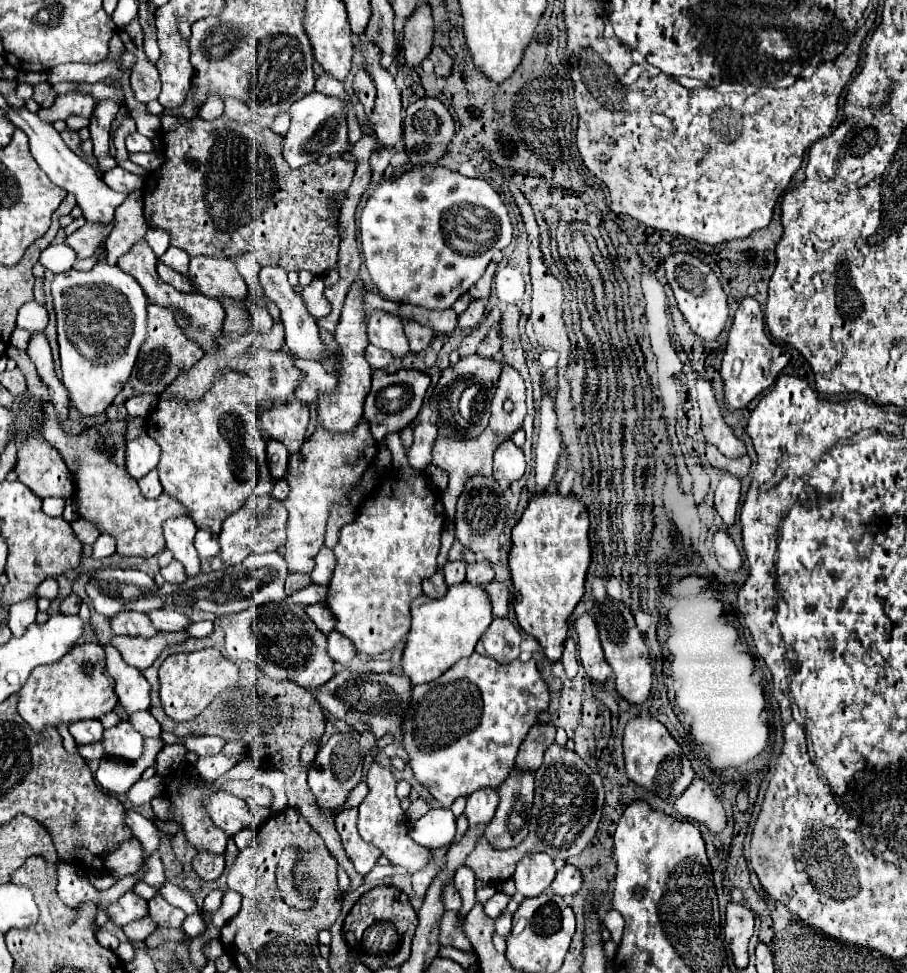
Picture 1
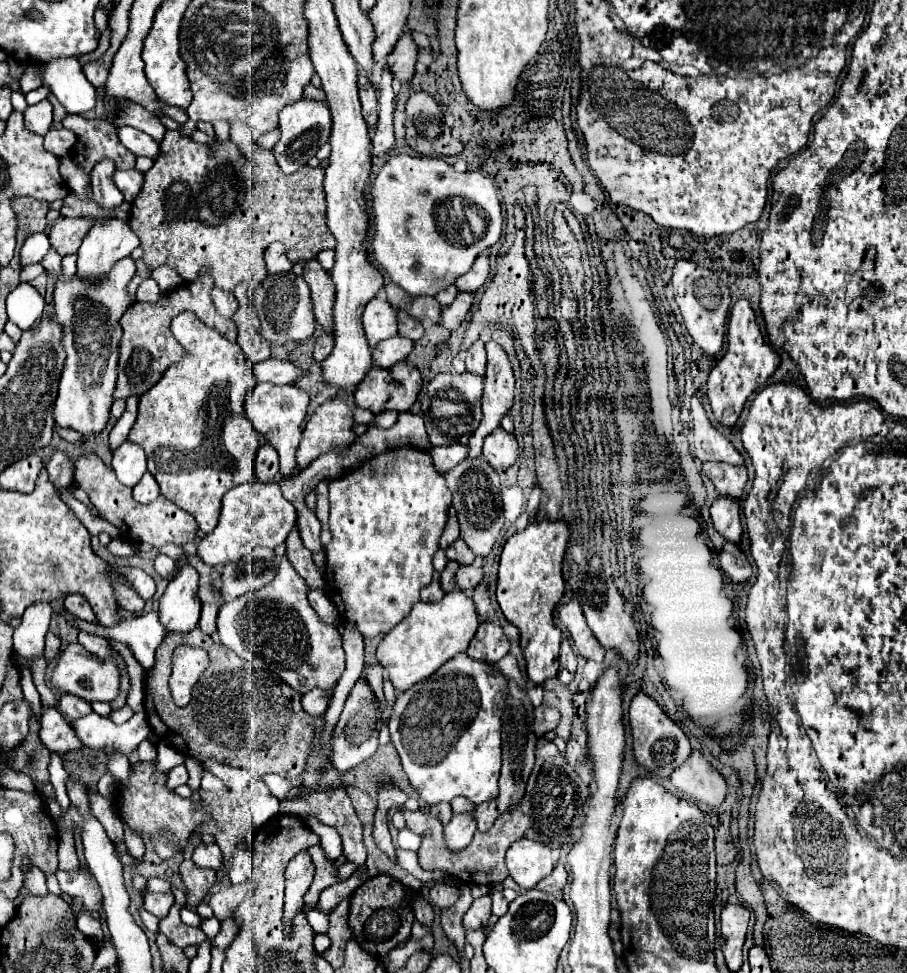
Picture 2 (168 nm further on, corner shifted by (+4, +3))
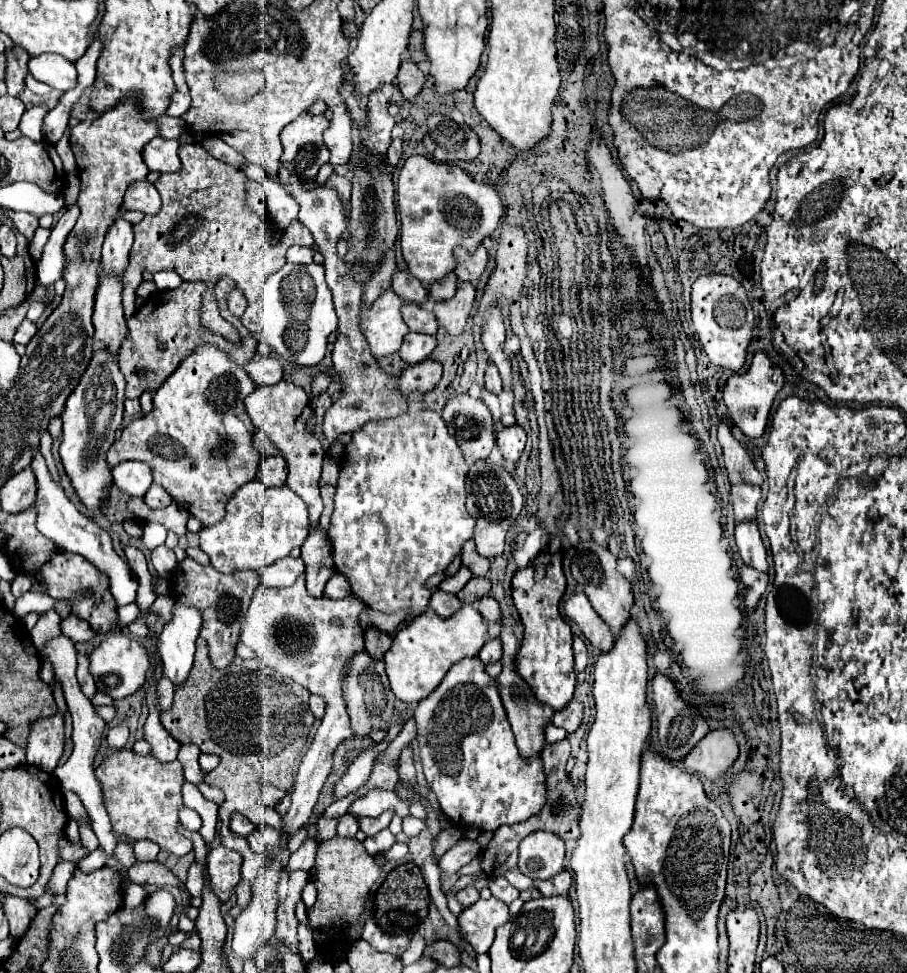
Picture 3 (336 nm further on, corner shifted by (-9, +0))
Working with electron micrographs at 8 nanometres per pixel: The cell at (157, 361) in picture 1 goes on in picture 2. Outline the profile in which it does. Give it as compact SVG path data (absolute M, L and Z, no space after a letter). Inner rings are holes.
M204 268L200 272L202 278L194 280L194 282L186 282L180 284L178 292L172 294L162 294L160 300L156 304L144 304L144 302L134 302L124 316L120 318L120 326L122 326L122 338L120 338L120 374L118 374L118 386L114 392L114 398L128 398L128 396L142 396L146 390L150 390L166 372L166 368L170 364L174 364L176 360L182 358L182 348L180 344L174 340L172 332L170 332L170 322L176 314L190 310L194 312L208 328L220 330L222 336L228 336L228 340L236 342L236 324L230 318L220 316L210 300L210 288L214 286L214 280L210 274L210 268Z

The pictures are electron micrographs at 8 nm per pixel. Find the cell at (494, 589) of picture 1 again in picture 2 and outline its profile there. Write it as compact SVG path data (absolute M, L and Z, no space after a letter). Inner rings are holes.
M478 584L472 592L470 592L470 598L474 600L474 606L476 606L476 612L480 616L480 620L484 622L490 622L494 618L494 608L490 604L490 596L488 596L488 590L484 584Z

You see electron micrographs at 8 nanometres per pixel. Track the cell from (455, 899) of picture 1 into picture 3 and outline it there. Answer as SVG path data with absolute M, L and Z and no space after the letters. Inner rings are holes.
M469 885L469 887L461 889L461 891L457 891L455 897L457 897L457 901L459 901L463 907L469 907L469 905L473 905L473 903L479 901L479 891Z

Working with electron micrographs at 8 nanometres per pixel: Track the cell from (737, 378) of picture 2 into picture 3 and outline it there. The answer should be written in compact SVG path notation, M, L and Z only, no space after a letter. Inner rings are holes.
M755 351L753 361L749 365L749 369L741 375L733 375L727 379L725 387L723 387L723 399L725 405L729 409L729 415L733 419L733 423L747 435L747 437L759 437L763 435L765 427L767 427L767 417L773 405L775 395L781 391L785 383L783 371L781 367L777 367L765 351Z

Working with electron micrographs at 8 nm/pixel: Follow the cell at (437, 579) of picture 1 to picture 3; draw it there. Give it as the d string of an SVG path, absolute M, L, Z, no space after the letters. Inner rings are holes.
M437 589L431 595L429 607L433 611L437 611L437 615L441 615L441 617L449 617L449 615L453 615L461 607L461 601L457 599L457 595L451 595L451 593L445 593L445 591Z

